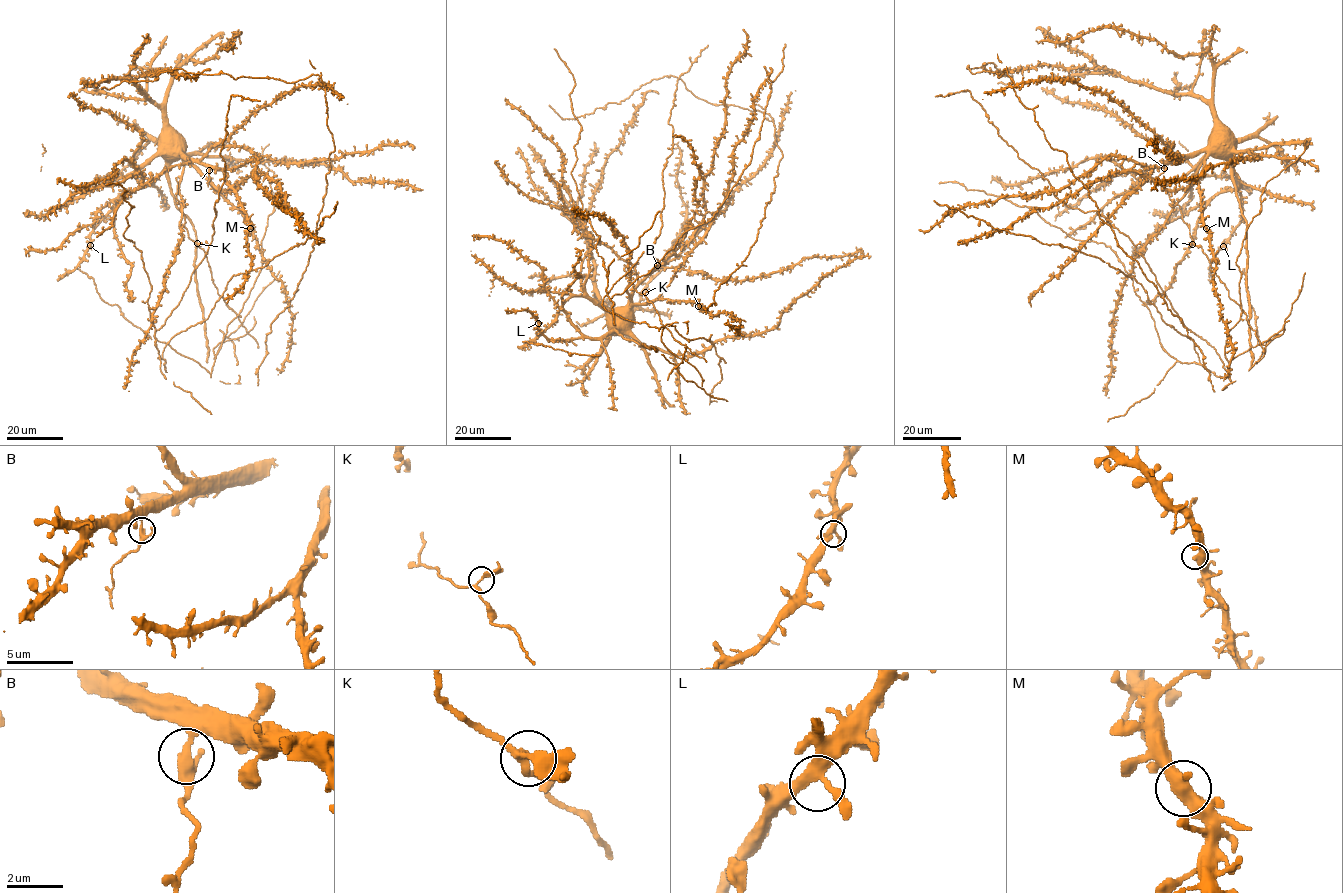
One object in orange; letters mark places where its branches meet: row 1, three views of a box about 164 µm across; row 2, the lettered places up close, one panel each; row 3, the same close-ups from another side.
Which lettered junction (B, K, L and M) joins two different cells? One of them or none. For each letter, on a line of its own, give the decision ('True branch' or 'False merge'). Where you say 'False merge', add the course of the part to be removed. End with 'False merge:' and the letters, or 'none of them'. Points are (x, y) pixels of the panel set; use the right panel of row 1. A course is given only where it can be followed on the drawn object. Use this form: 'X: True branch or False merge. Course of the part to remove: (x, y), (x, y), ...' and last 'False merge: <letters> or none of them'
B: False merge. Course of the part to remove: (1164, 168), (1157, 177), (1158, 185)
K: True branch
L: True branch
M: True branch
False merge: B

